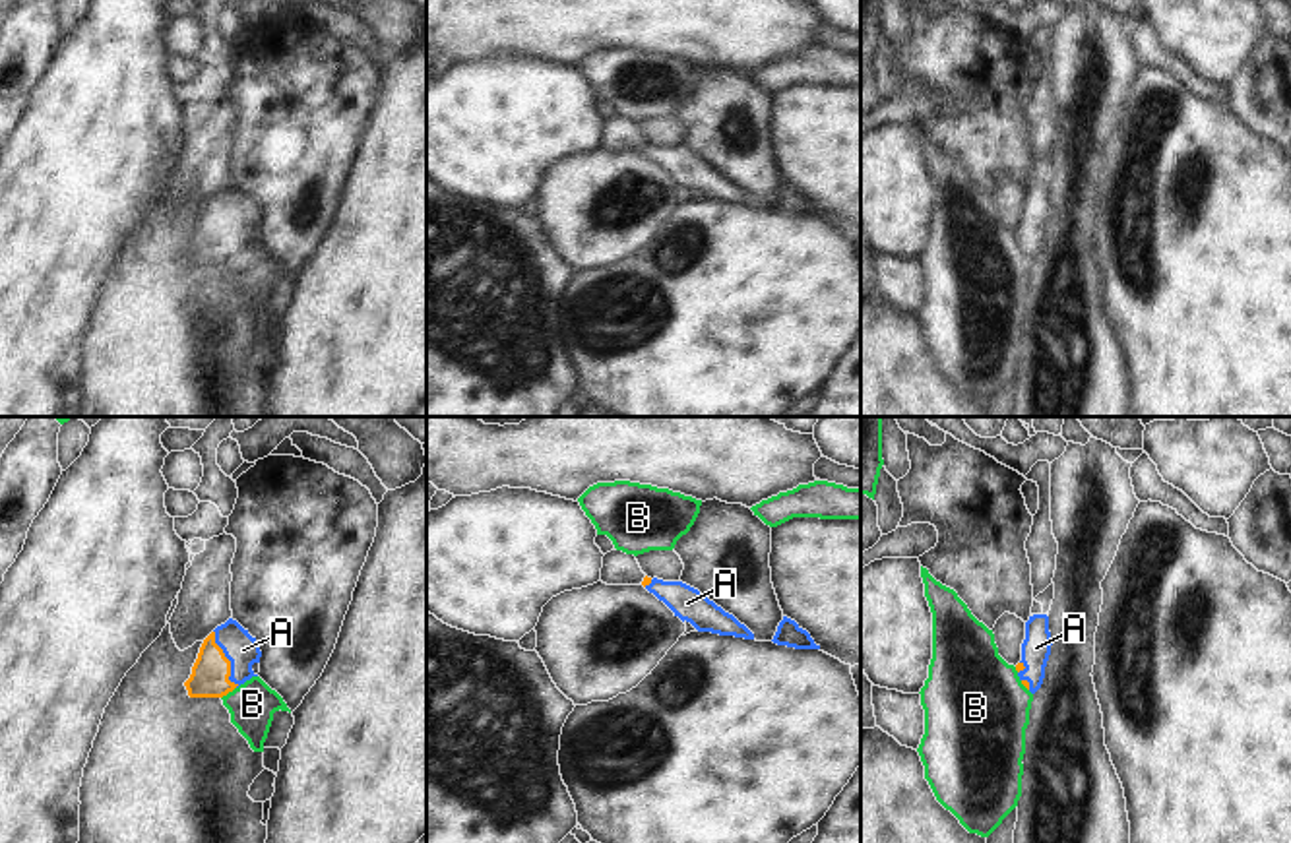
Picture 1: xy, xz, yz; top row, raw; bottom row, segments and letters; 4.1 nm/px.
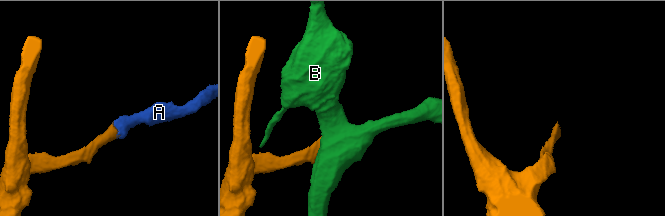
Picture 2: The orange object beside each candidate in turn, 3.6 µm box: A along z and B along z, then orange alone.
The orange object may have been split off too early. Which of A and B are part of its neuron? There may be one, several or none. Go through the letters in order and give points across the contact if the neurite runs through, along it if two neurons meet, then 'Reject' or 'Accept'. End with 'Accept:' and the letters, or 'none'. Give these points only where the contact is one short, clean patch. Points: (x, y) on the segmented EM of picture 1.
A: Path across: xy (210, 675), (227, 659), (237, 650), (243, 650). Accept
B: Reject
Accept: A

